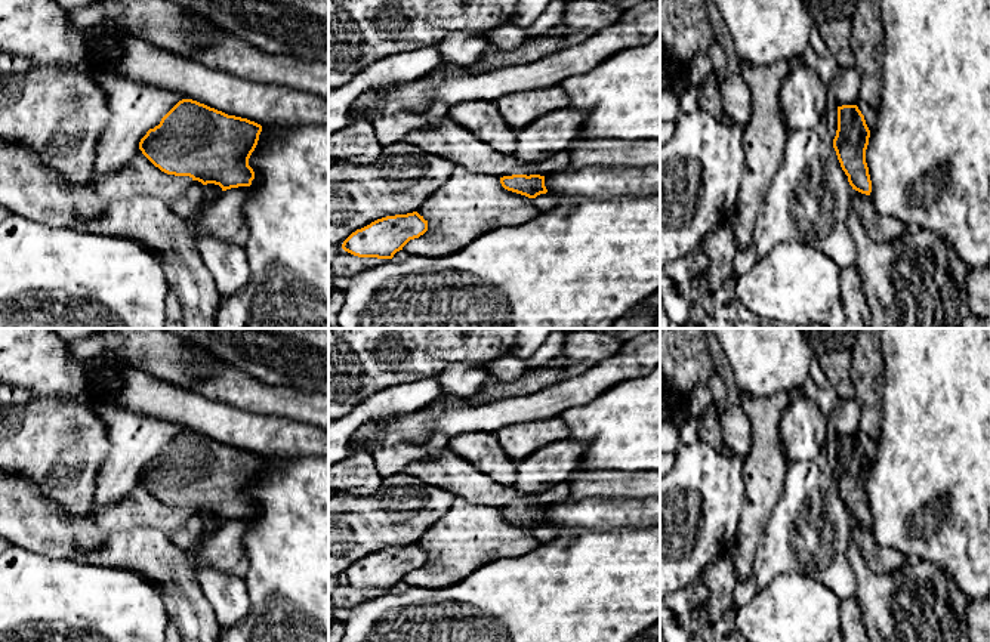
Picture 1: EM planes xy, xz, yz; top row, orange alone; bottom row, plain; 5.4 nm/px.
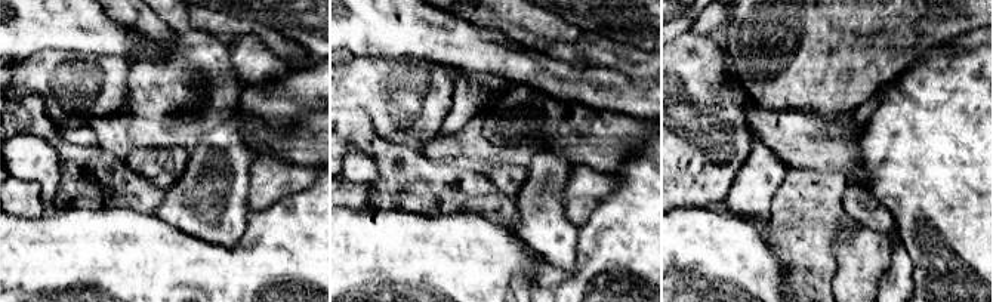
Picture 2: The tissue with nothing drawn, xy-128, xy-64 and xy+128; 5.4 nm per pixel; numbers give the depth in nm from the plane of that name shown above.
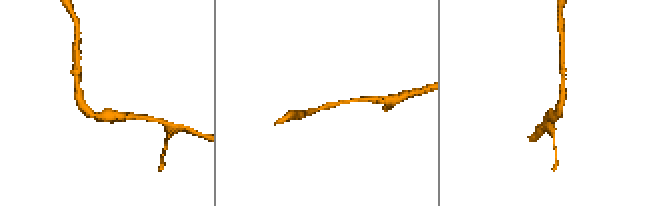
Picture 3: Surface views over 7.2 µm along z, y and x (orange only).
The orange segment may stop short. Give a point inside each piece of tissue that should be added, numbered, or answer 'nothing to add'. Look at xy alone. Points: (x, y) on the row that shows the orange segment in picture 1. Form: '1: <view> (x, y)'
nothing to add

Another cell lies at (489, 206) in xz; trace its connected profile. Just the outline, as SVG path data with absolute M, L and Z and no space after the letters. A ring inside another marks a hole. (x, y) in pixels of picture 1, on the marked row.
M456 166L451 178L422 203L417 213L428 222L428 231L403 250L410 256L438 257L450 256L494 229L533 220L542 212L533 198L505 189L500 178Z

